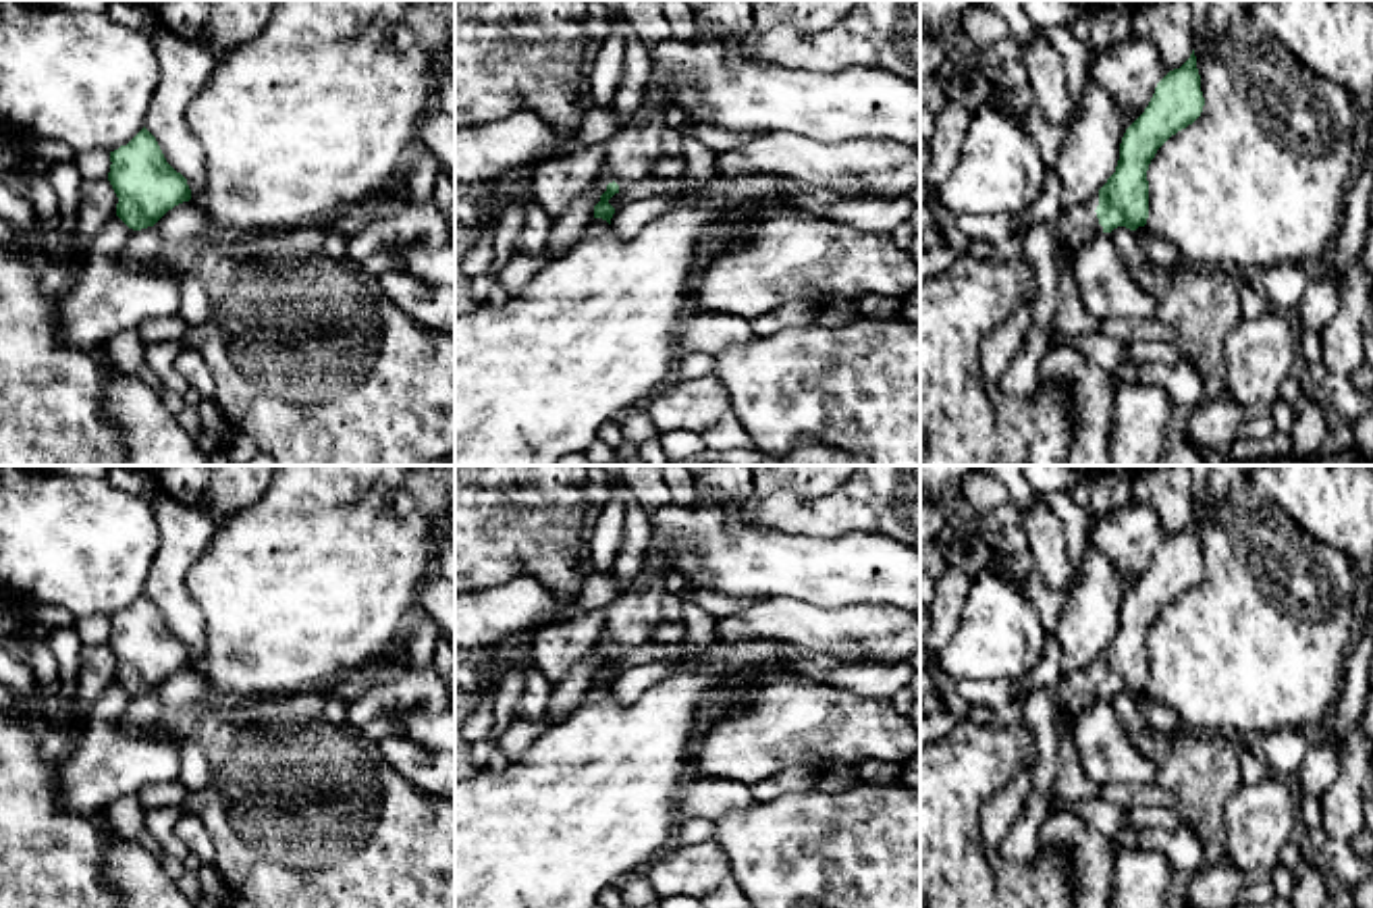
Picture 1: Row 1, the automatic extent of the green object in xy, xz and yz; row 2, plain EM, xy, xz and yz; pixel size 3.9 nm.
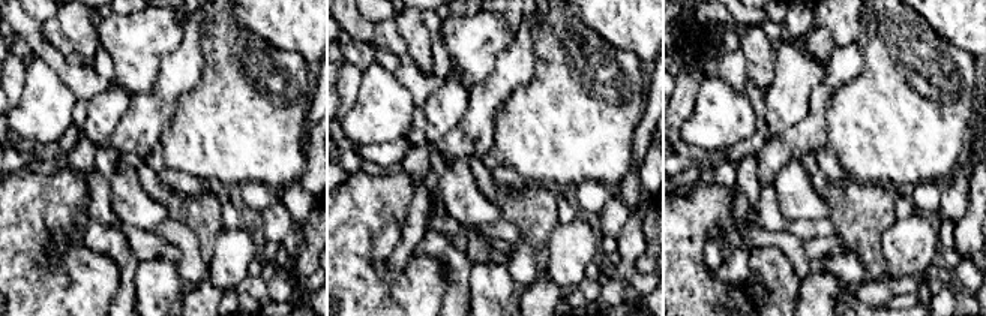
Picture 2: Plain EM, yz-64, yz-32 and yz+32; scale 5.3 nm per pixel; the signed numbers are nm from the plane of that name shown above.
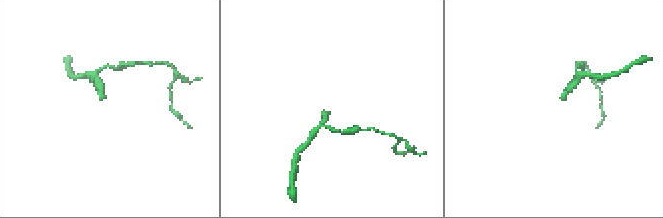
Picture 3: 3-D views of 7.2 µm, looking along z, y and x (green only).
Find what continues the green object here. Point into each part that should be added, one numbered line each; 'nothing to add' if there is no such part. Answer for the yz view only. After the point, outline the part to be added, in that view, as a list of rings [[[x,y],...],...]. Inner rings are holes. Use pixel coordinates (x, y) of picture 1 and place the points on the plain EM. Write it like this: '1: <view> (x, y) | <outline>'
1: yz (1074, 690) | [[[1099,657],[1093,659],[1086,667],[1080,667],[1072,673],[1064,673],[1055,686],[1057,694],[1057,723],[1074,721],[1088,704],[1103,698],[1103,692],[1097,684]]]

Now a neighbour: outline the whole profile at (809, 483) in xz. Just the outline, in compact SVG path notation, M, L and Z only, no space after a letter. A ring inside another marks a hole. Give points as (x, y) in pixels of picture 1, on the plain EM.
M771 465L754 470L756 497L791 490L800 501L818 499L845 482L856 465Z

